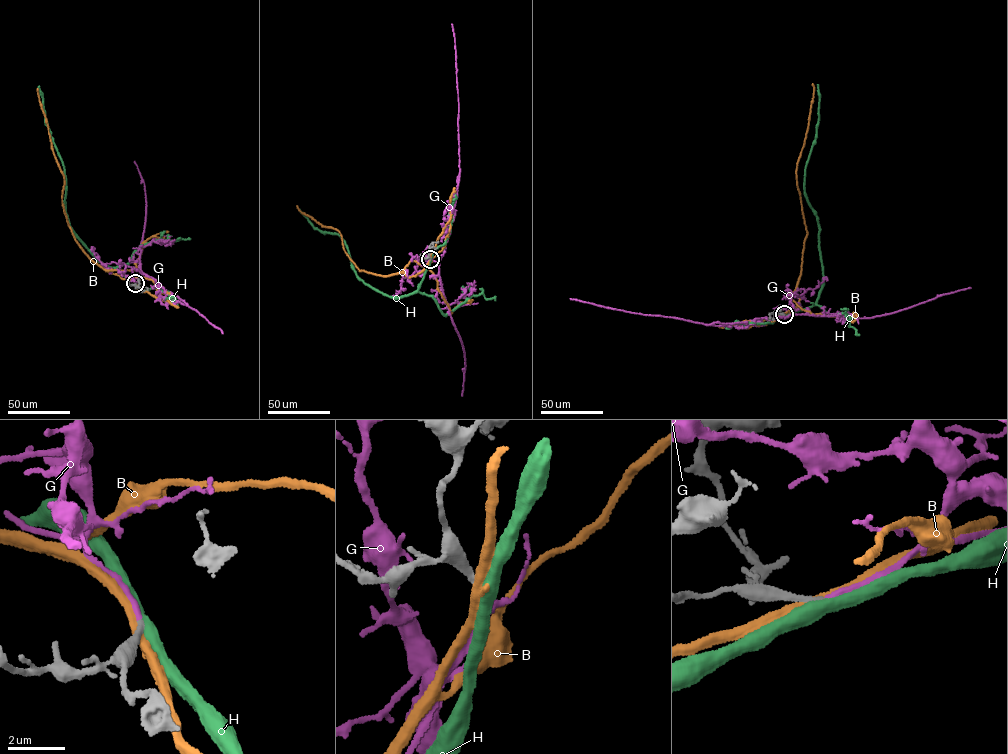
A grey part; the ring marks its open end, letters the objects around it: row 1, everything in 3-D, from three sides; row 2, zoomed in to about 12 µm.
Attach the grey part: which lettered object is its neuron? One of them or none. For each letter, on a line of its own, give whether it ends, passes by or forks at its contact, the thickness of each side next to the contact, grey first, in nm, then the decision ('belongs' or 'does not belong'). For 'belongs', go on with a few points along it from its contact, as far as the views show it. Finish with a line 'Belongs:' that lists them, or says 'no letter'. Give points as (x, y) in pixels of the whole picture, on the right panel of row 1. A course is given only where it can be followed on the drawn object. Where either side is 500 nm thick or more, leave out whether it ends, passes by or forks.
B: it passes by | 260/320 nm | does not belong
G: it ends | 190/170 nm | belongs | via (784, 314), (790, 311), (790, 301), (794, 314), (758, 318), (747, 323), (706, 325), (569, 299)
H: it passes by | 220/480 nm | does not belong
Belongs: G

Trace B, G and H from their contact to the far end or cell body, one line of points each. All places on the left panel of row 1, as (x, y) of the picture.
B: (135, 283), (95, 263), (74, 237), (62, 201), (64, 176), (52, 148), (37, 89)
G: (135, 283), (132, 269), (154, 279), (166, 294), (176, 295), (222, 333)
H: (135, 283), (133, 279), (102, 264), (72, 229), (64, 204), (64, 169), (46, 121), (39, 86)

